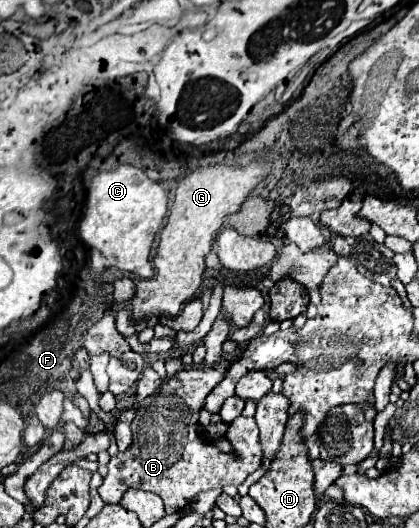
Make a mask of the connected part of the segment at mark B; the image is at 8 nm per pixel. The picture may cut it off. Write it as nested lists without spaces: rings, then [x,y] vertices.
[[[225,360],[213,368],[183,368],[173,378],[167,378],[159,392],[139,404],[133,418],[133,444],[109,460],[109,474],[97,488],[99,496],[107,504],[117,504],[119,496],[123,496],[123,492],[129,488],[141,488],[161,496],[165,502],[165,512],[179,512],[193,502],[199,492],[223,488],[227,484],[239,486],[261,466],[261,446],[255,418],[239,416],[227,428],[225,438],[233,448],[227,454],[221,454],[211,442],[203,442],[195,432],[199,410],[203,408],[207,392],[211,392],[225,374]]]

